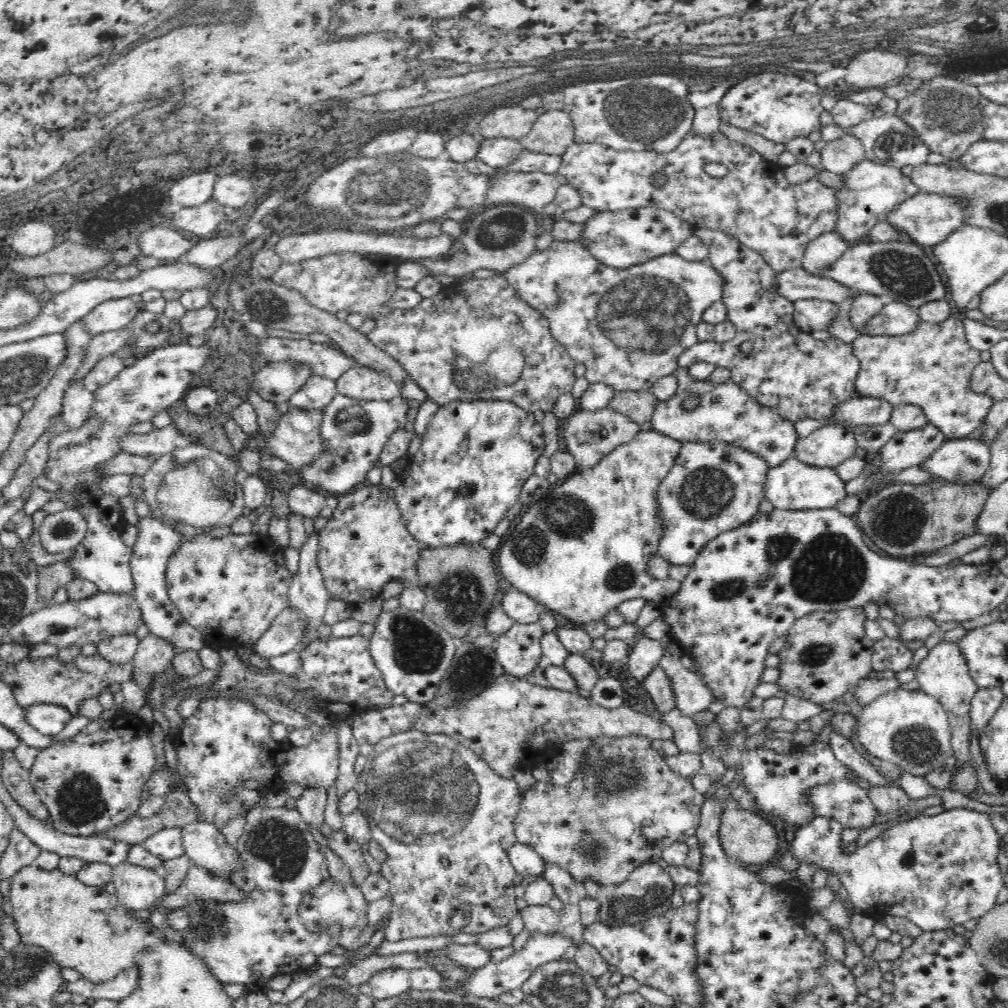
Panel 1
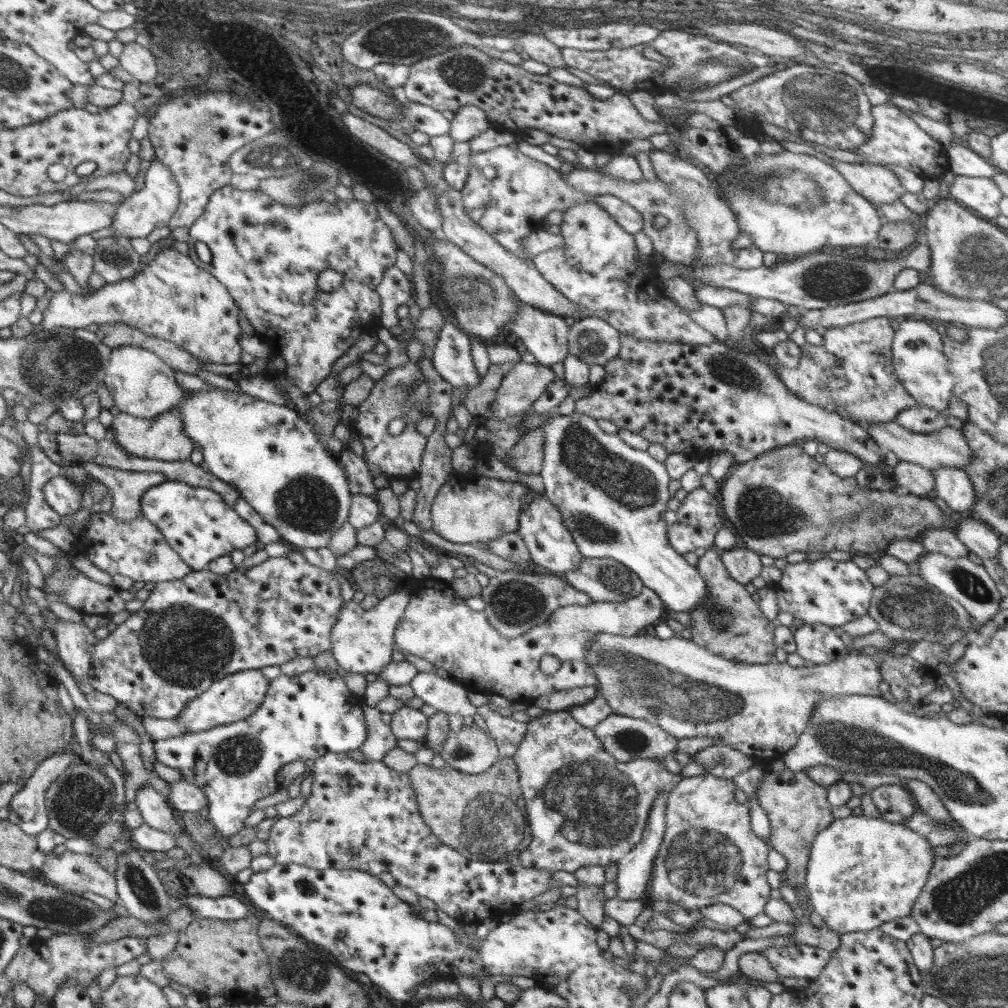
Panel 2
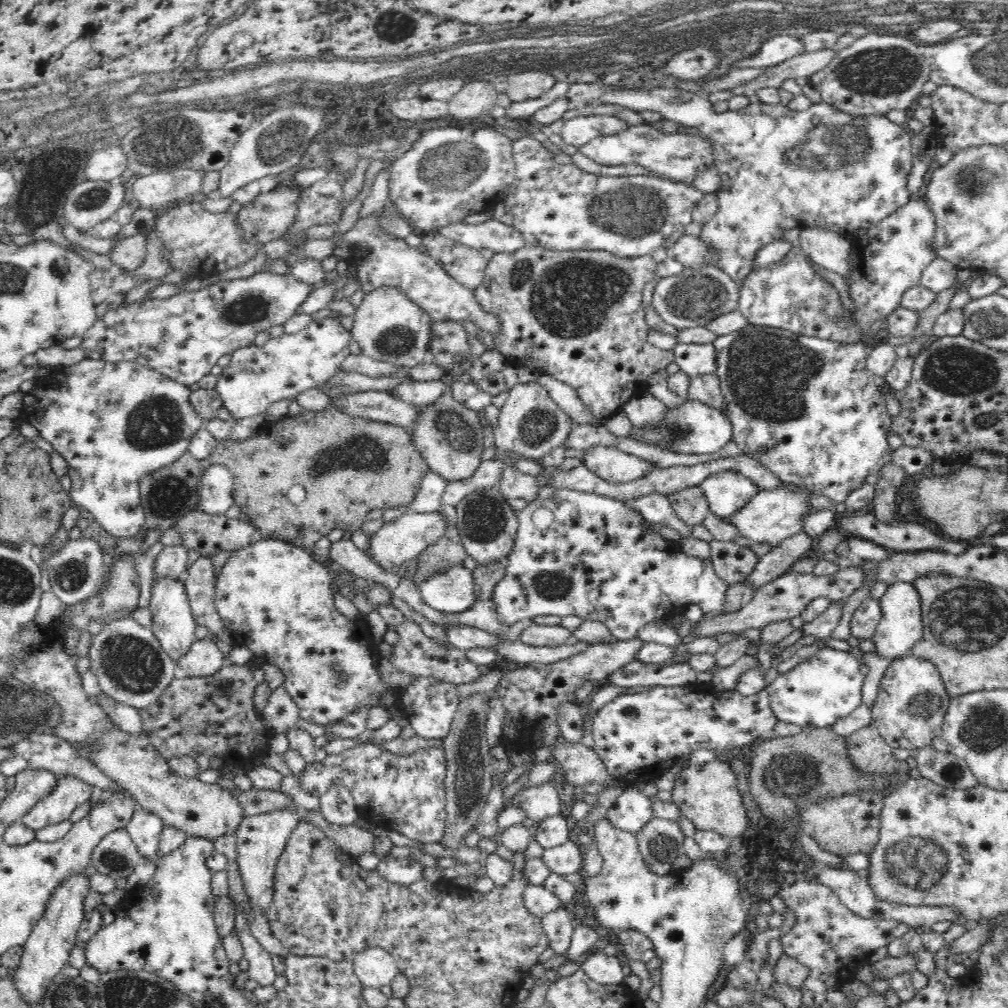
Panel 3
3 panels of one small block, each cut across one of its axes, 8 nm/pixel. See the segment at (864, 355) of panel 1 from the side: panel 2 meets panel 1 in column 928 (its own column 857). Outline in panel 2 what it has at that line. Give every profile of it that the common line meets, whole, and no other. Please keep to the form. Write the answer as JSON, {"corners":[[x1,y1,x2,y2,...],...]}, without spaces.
{"corners":[[869,318,862,322,848,324,843,327,825,329,823,346,801,346,801,356,798,368,788,369,780,363,777,365,777,378,784,383,790,392,797,394,808,404,821,406,829,411,835,408,845,412,846,418,856,422,888,422,895,420,901,410,912,408,917,405,915,398,898,382,892,368,892,343,895,335,890,325,889,318]]}

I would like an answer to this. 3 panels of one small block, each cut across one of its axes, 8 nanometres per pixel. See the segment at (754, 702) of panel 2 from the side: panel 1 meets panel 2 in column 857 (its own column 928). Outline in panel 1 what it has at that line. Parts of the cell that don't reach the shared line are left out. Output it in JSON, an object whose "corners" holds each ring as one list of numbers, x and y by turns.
{"corners":[[941,641,930,649,928,655,915,669,915,679,918,681,919,689,936,697,948,714,950,729,952,729,952,749,957,761,953,770,956,774,962,765,972,762,969,748,971,745,969,714,973,696,979,690,969,673,968,663,957,642]]}

